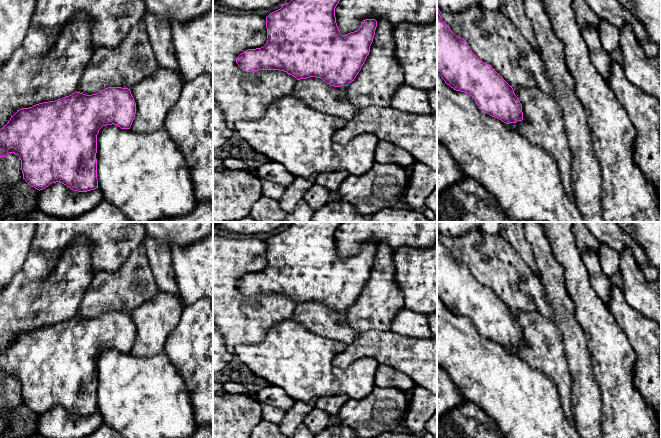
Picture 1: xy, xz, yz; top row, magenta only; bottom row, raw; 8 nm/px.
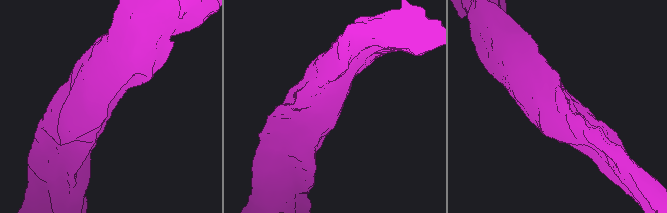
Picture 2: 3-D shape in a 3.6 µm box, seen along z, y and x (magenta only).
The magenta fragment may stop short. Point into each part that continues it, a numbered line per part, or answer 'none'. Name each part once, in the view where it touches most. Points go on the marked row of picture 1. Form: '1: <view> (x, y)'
1: xz (381, 75)

